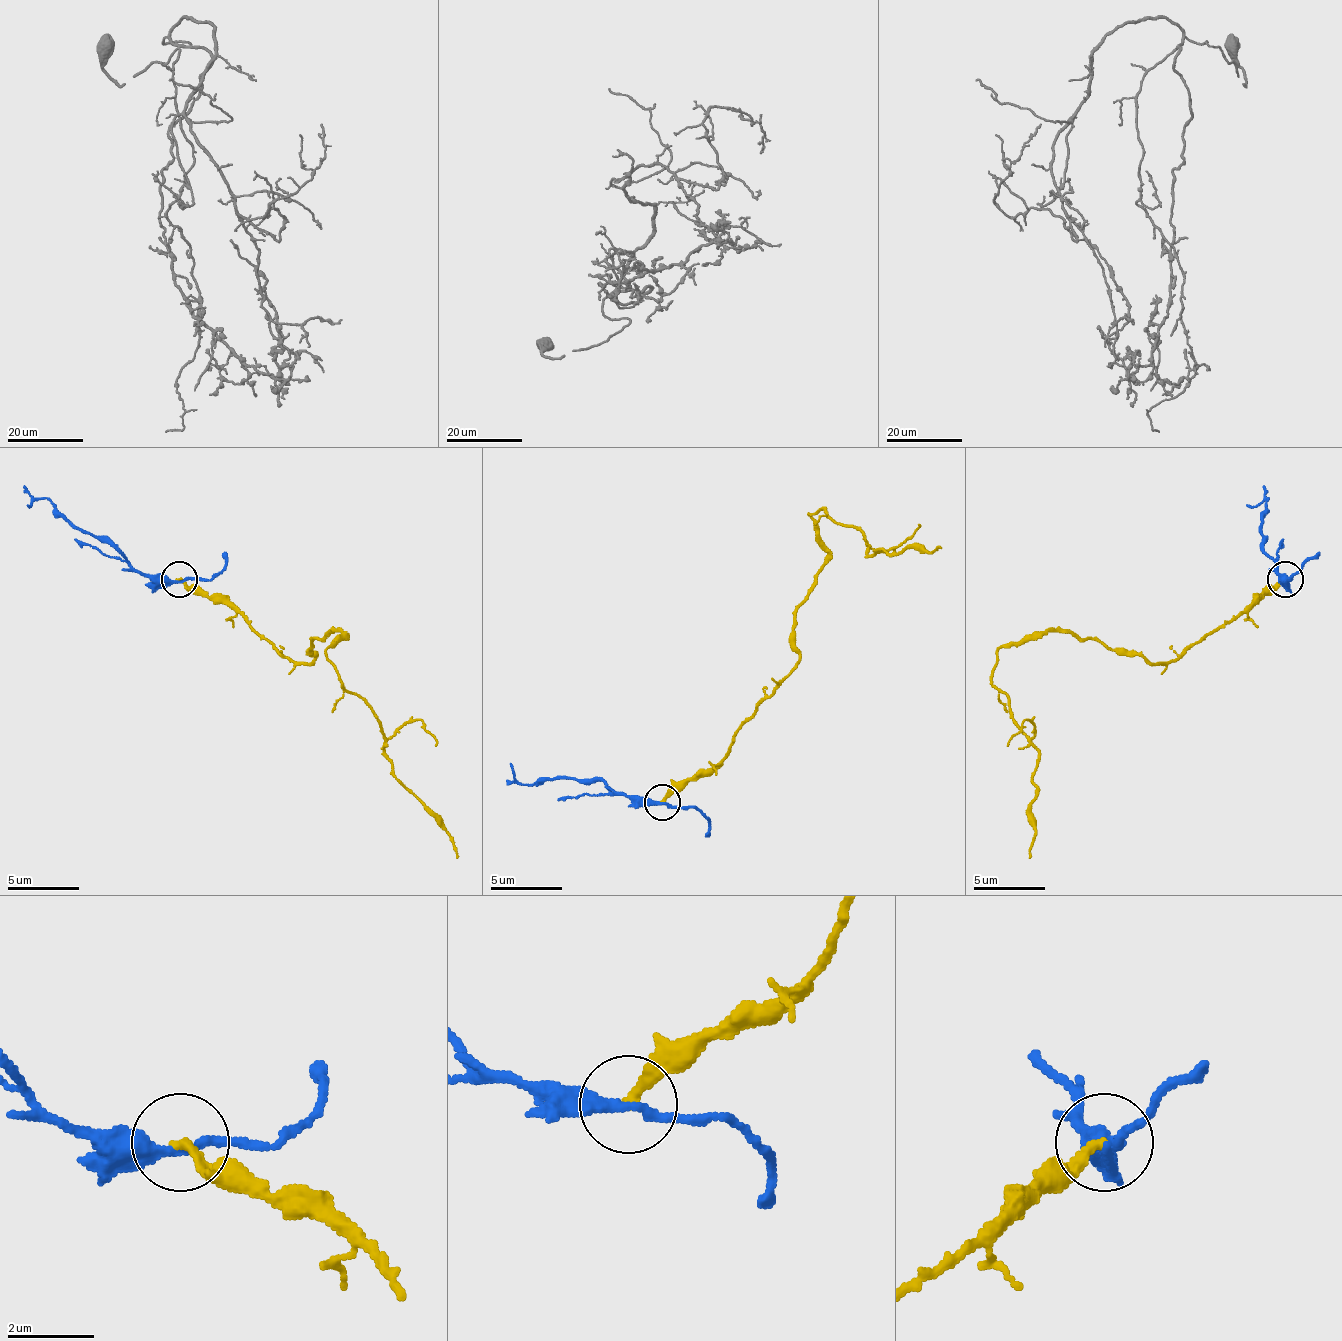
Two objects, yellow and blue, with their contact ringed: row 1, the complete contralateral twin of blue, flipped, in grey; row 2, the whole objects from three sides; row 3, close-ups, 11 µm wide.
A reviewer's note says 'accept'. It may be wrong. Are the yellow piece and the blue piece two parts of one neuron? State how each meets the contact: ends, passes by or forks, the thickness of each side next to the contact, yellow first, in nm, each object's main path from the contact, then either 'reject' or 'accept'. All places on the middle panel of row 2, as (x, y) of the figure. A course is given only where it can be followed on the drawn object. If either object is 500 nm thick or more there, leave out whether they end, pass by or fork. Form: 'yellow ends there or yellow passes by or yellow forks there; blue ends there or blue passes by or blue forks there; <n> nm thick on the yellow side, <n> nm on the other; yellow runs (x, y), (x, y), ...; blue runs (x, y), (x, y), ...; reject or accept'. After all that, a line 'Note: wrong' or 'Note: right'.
yellow ends there; blue passes by; 240 nm thick on the yellow side, 280 nm on the other; yellow runs (663, 803), (724, 756), (800, 659), (796, 605), (825, 543), (811, 515), (858, 529), (868, 554), (941, 547); blue runs (663, 803), (634, 803), (598, 778), (565, 778), (529, 785), (515, 778), (511, 764); reject
Note: wrong

